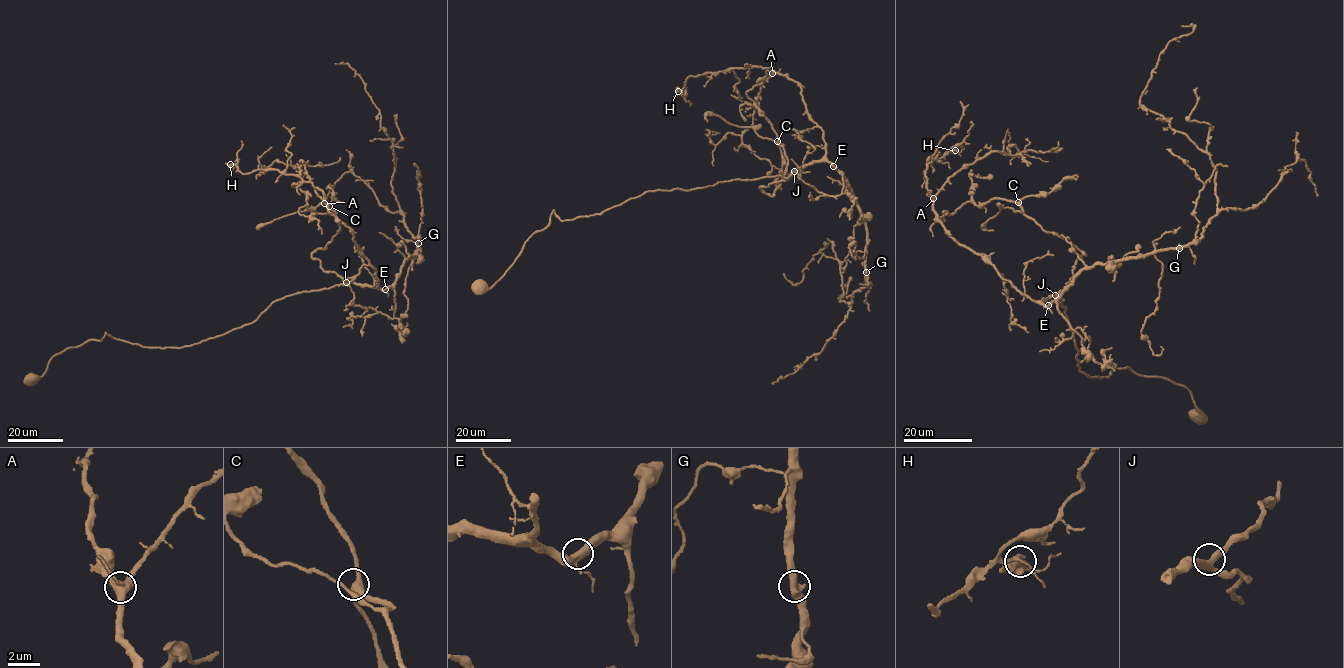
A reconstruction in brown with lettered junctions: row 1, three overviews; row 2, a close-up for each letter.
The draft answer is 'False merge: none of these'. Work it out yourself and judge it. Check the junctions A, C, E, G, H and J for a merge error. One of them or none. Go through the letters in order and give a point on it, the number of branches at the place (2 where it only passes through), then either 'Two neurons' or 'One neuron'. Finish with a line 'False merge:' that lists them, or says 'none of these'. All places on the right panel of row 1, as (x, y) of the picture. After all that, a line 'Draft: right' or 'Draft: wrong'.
A: Place: (933, 198). Branches: 3. One neuron
C: Place: (1018, 202). Branches: 3. One neuron
E: Place: (1048, 305). Branches: 3. One neuron
G: Place: (1179, 248). Branches: 3. One neuron
H: Place: (955, 150). Branches: 3. One neuron
J: Place: (1055, 295). Branches: 3. One neuron
False merge: none of these
Draft: right

